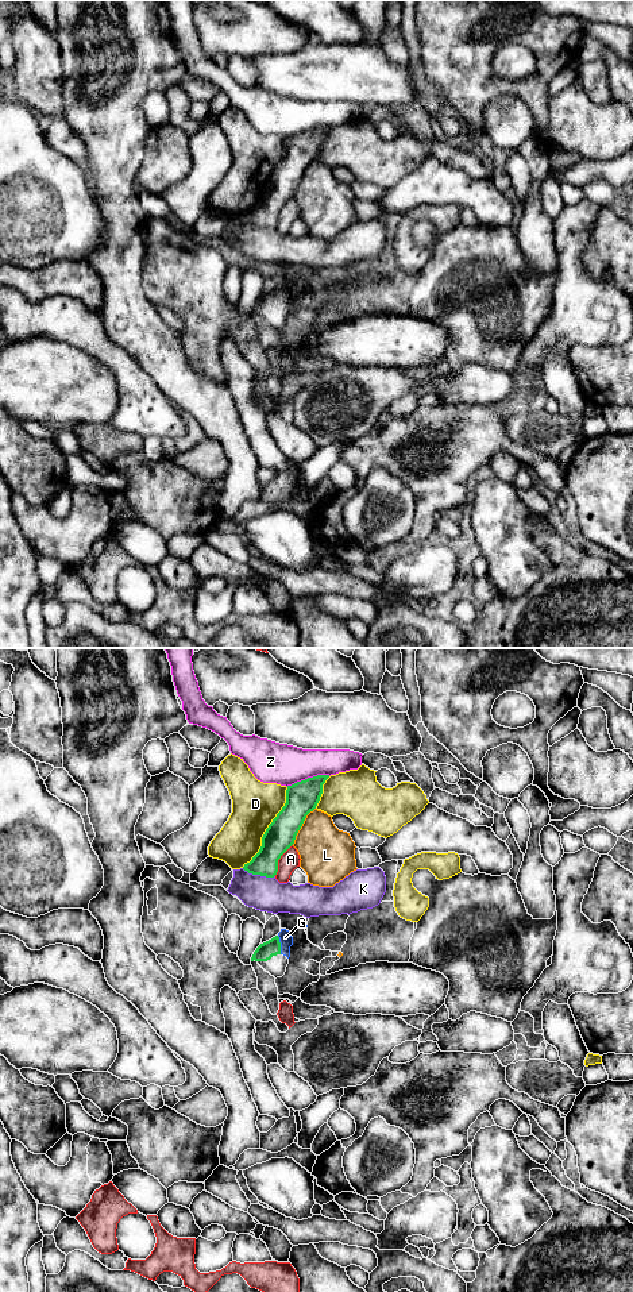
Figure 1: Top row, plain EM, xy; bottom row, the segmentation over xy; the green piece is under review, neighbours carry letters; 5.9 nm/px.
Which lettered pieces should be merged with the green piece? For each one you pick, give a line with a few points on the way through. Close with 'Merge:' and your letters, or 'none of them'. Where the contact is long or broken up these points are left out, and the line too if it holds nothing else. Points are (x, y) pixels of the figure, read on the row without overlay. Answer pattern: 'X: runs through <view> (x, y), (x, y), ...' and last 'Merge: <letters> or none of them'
G: runs through xy (266, 303), (280, 297), (285, 289)
Merge: G

